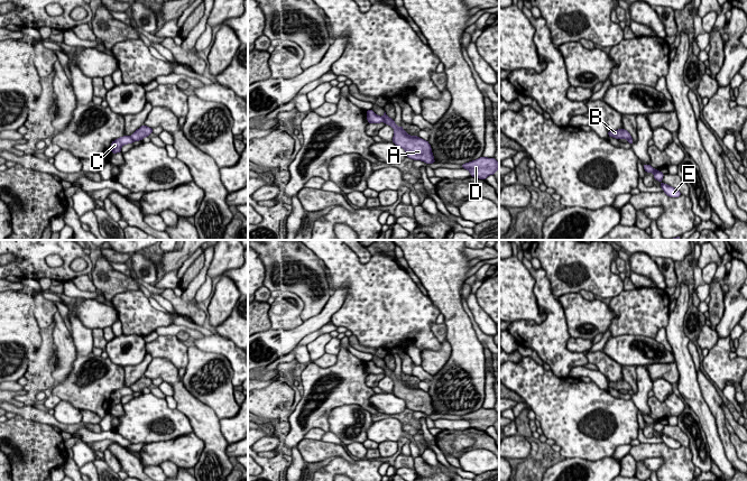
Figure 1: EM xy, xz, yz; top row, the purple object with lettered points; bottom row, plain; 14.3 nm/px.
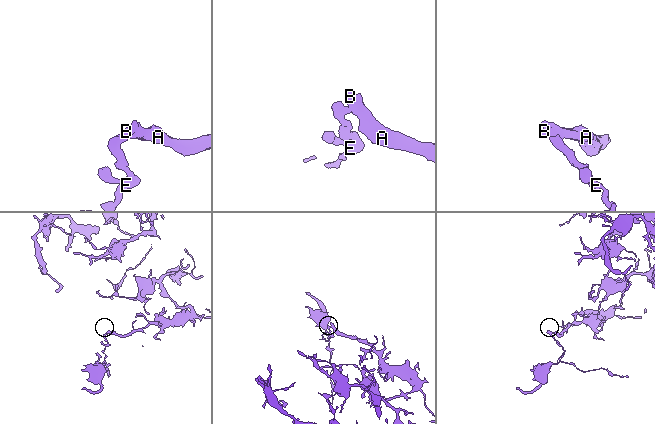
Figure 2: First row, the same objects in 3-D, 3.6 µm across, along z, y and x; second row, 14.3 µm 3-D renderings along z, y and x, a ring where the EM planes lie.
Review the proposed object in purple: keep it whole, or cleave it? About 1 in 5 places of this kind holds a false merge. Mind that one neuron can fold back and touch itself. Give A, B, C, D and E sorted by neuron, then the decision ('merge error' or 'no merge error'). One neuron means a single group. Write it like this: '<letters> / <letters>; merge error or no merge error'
A B D / C E; merge error

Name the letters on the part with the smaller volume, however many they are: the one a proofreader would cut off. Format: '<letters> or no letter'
C, E

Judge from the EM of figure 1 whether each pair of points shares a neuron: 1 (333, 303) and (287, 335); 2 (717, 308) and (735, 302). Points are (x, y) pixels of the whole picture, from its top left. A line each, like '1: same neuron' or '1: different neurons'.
1: same neuron
2: different neurons

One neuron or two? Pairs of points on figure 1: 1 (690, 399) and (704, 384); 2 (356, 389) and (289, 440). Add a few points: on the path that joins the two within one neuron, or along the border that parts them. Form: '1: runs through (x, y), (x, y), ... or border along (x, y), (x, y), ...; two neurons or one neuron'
1: border along (697, 372), (702, 398), (712, 413); two neurons
2: runs through (338, 391), (309, 421), (307, 427); one neuron

